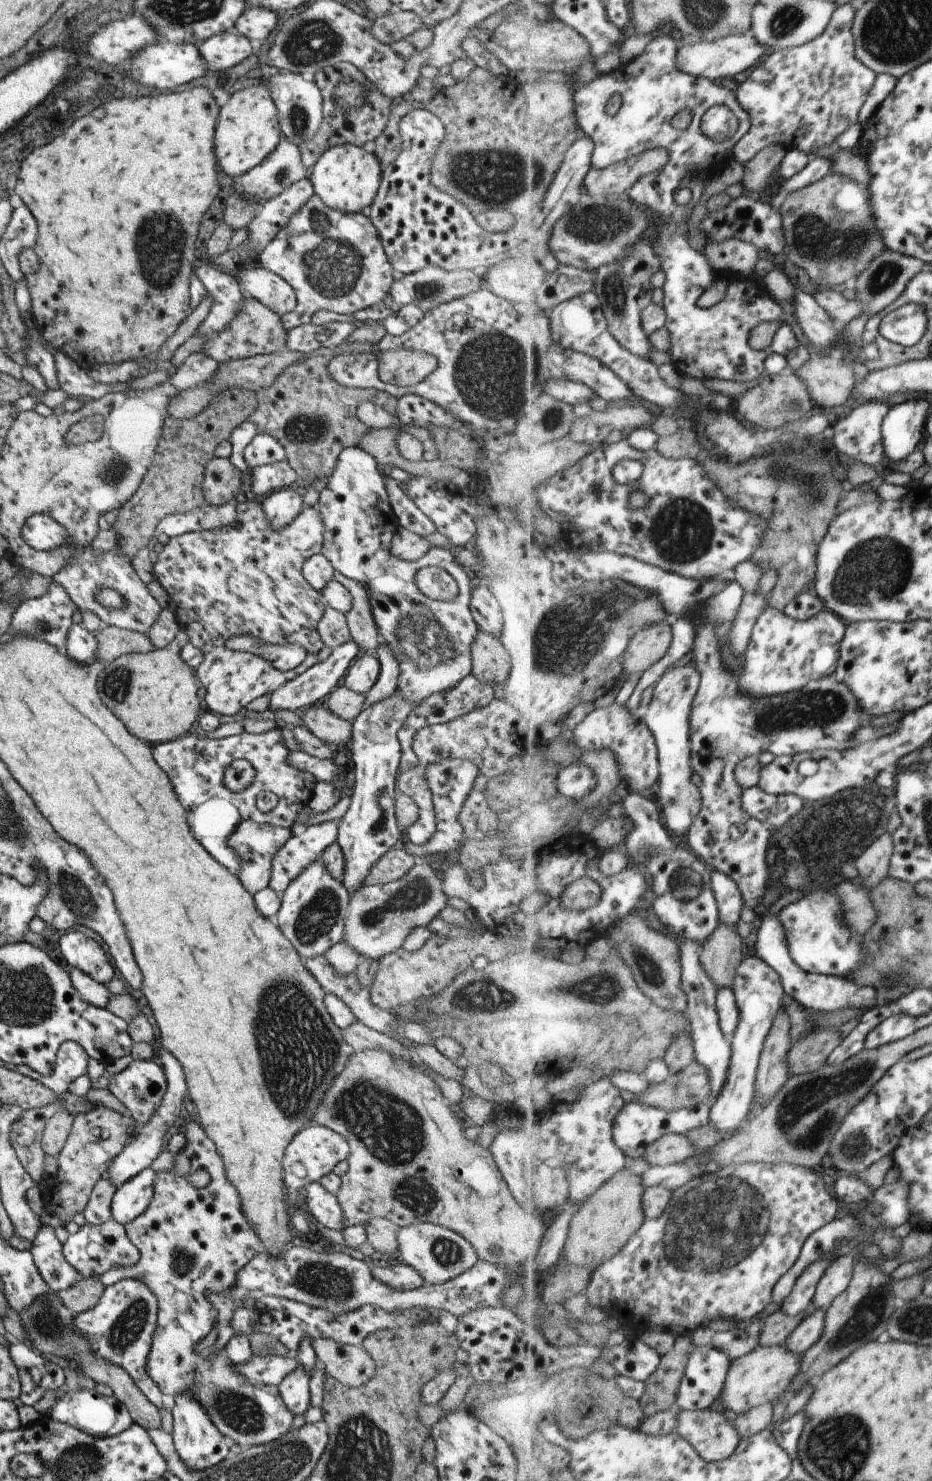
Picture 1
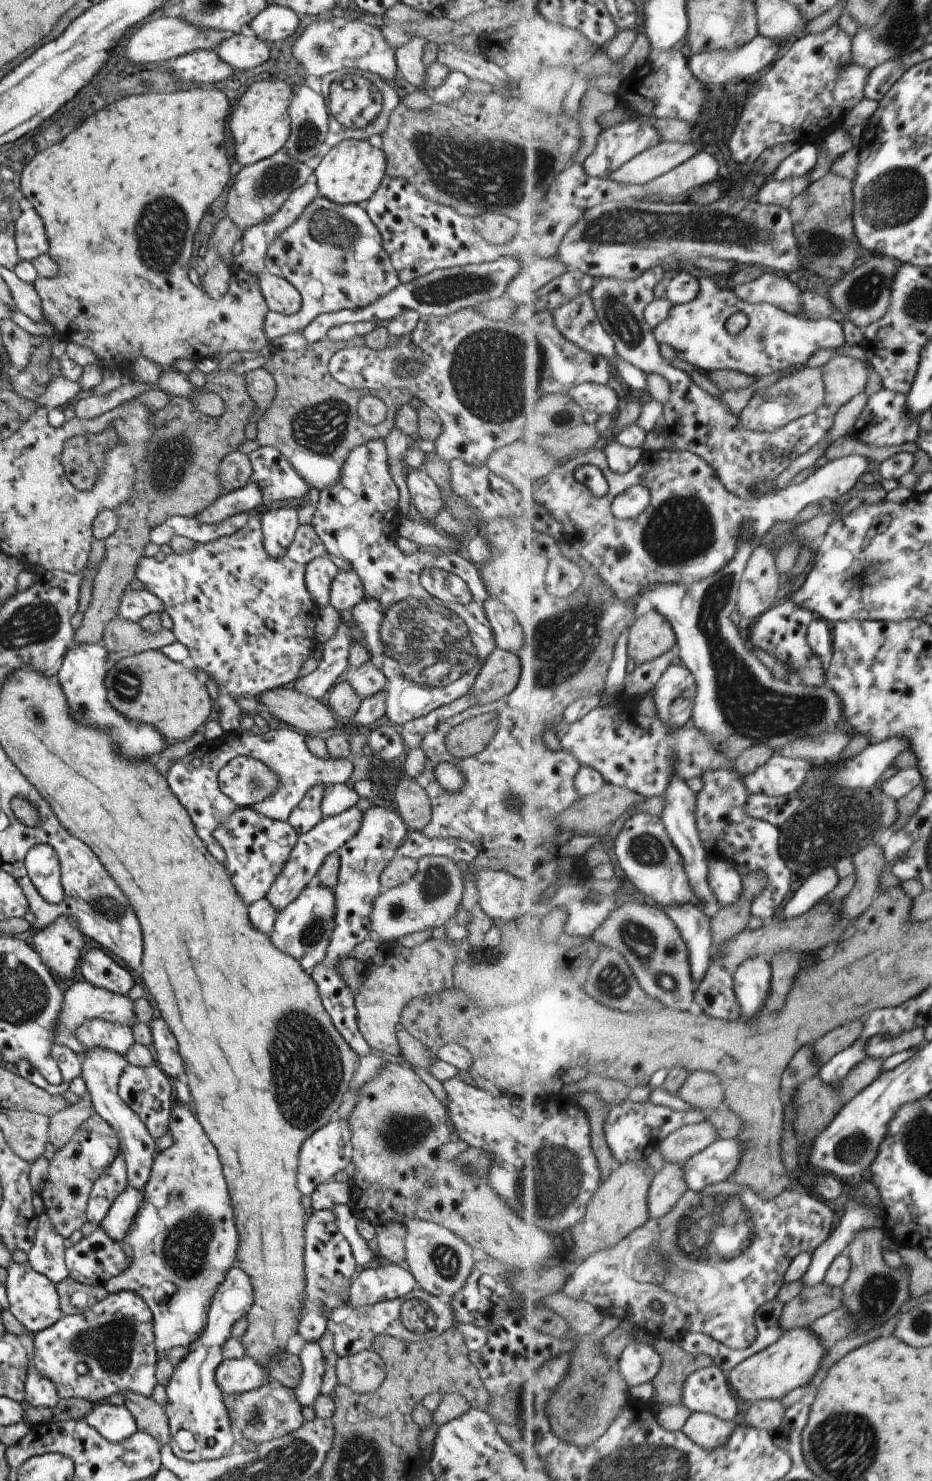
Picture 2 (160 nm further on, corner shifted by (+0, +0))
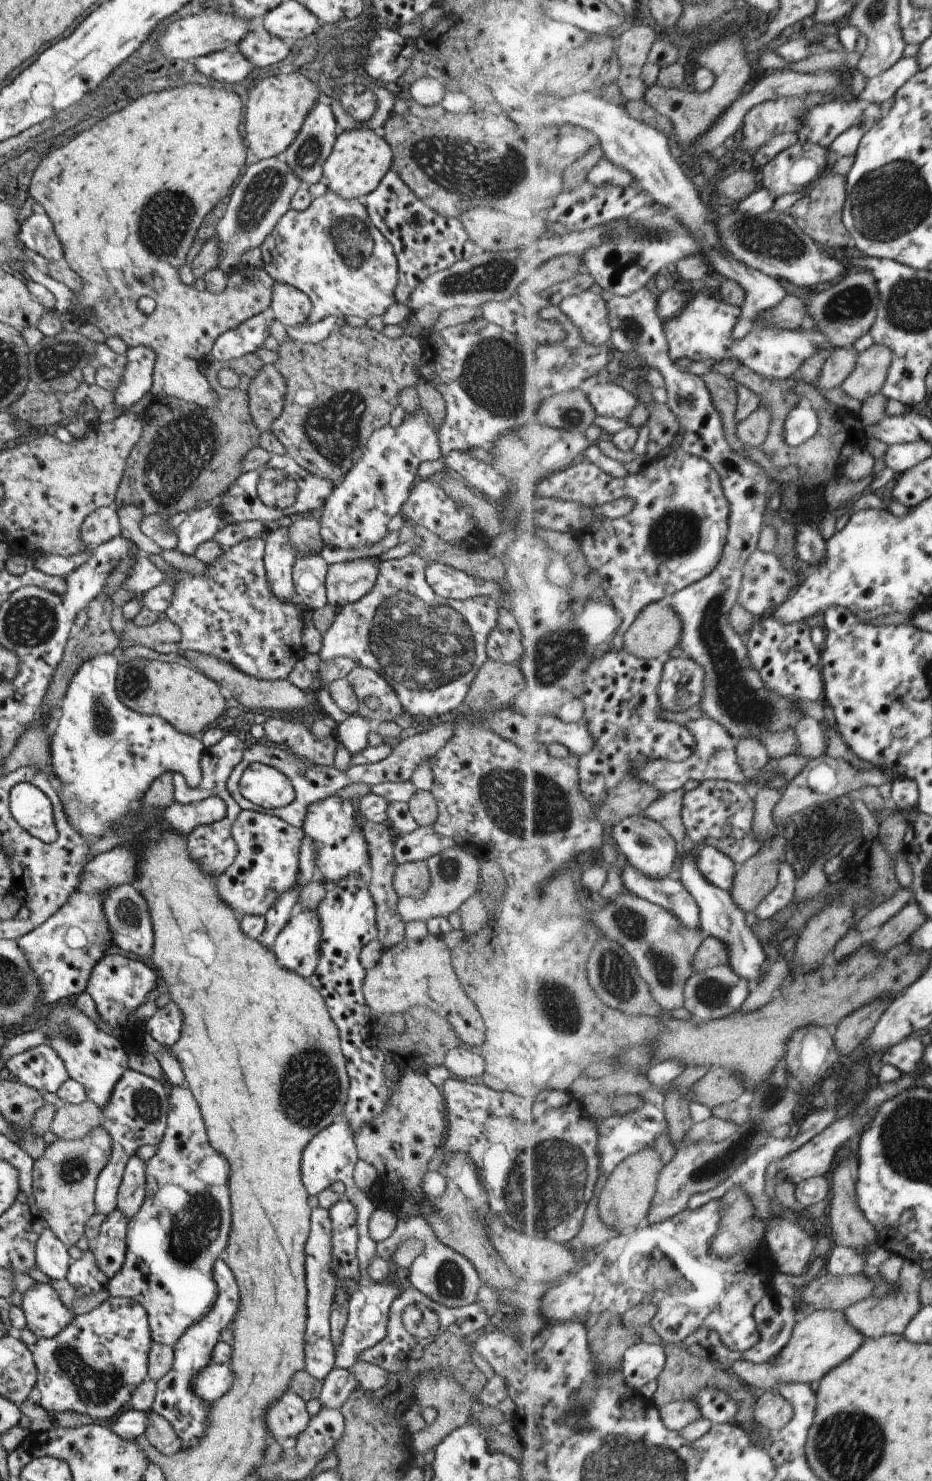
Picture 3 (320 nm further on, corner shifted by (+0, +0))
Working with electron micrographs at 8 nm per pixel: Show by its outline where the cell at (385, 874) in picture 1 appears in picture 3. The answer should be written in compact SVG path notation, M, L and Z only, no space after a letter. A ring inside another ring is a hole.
M425 861L396 865L392 885L398 897L419 897L430 885L430 874Z

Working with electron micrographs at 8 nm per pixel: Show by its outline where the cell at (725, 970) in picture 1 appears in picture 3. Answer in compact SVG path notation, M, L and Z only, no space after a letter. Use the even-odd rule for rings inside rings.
M775 834L755 856L747 859L742 866L737 866L730 893L745 912L755 911L774 892L785 860L787 840Z

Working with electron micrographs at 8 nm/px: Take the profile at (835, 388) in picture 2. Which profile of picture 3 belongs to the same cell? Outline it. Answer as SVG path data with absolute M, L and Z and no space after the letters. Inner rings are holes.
M874 343L861 352L855 370L844 380L841 390L859 402L882 392L894 361L892 348Z

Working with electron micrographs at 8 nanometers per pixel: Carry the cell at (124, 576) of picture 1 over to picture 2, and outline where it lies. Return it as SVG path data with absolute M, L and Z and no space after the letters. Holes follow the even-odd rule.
M126 587L121 594L121 598L119 598L116 617L121 618L121 620L138 623L147 614L158 614L163 610L164 605L161 600L152 593L148 593L146 590L133 590Z

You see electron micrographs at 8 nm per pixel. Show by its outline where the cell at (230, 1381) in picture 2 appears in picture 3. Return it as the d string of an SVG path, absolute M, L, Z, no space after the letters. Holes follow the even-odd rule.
M209 1363L191 1377L190 1389L194 1395L210 1404L229 1388L231 1380L233 1380L233 1374L229 1372L229 1368L225 1364Z

